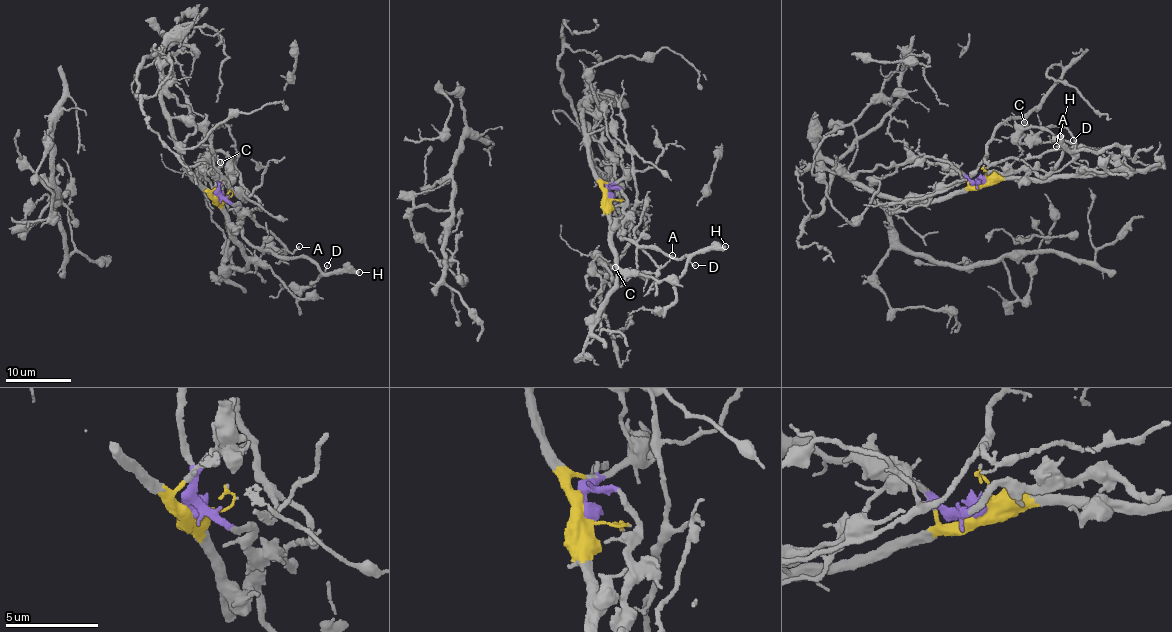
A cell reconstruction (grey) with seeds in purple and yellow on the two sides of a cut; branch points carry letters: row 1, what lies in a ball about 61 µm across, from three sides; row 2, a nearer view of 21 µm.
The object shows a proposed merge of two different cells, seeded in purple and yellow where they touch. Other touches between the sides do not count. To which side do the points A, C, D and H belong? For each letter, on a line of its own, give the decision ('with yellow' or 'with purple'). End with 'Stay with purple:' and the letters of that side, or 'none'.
A: with yellow
C: with yellow
D: with purple
H: with purple
Stay with purple: D, H

